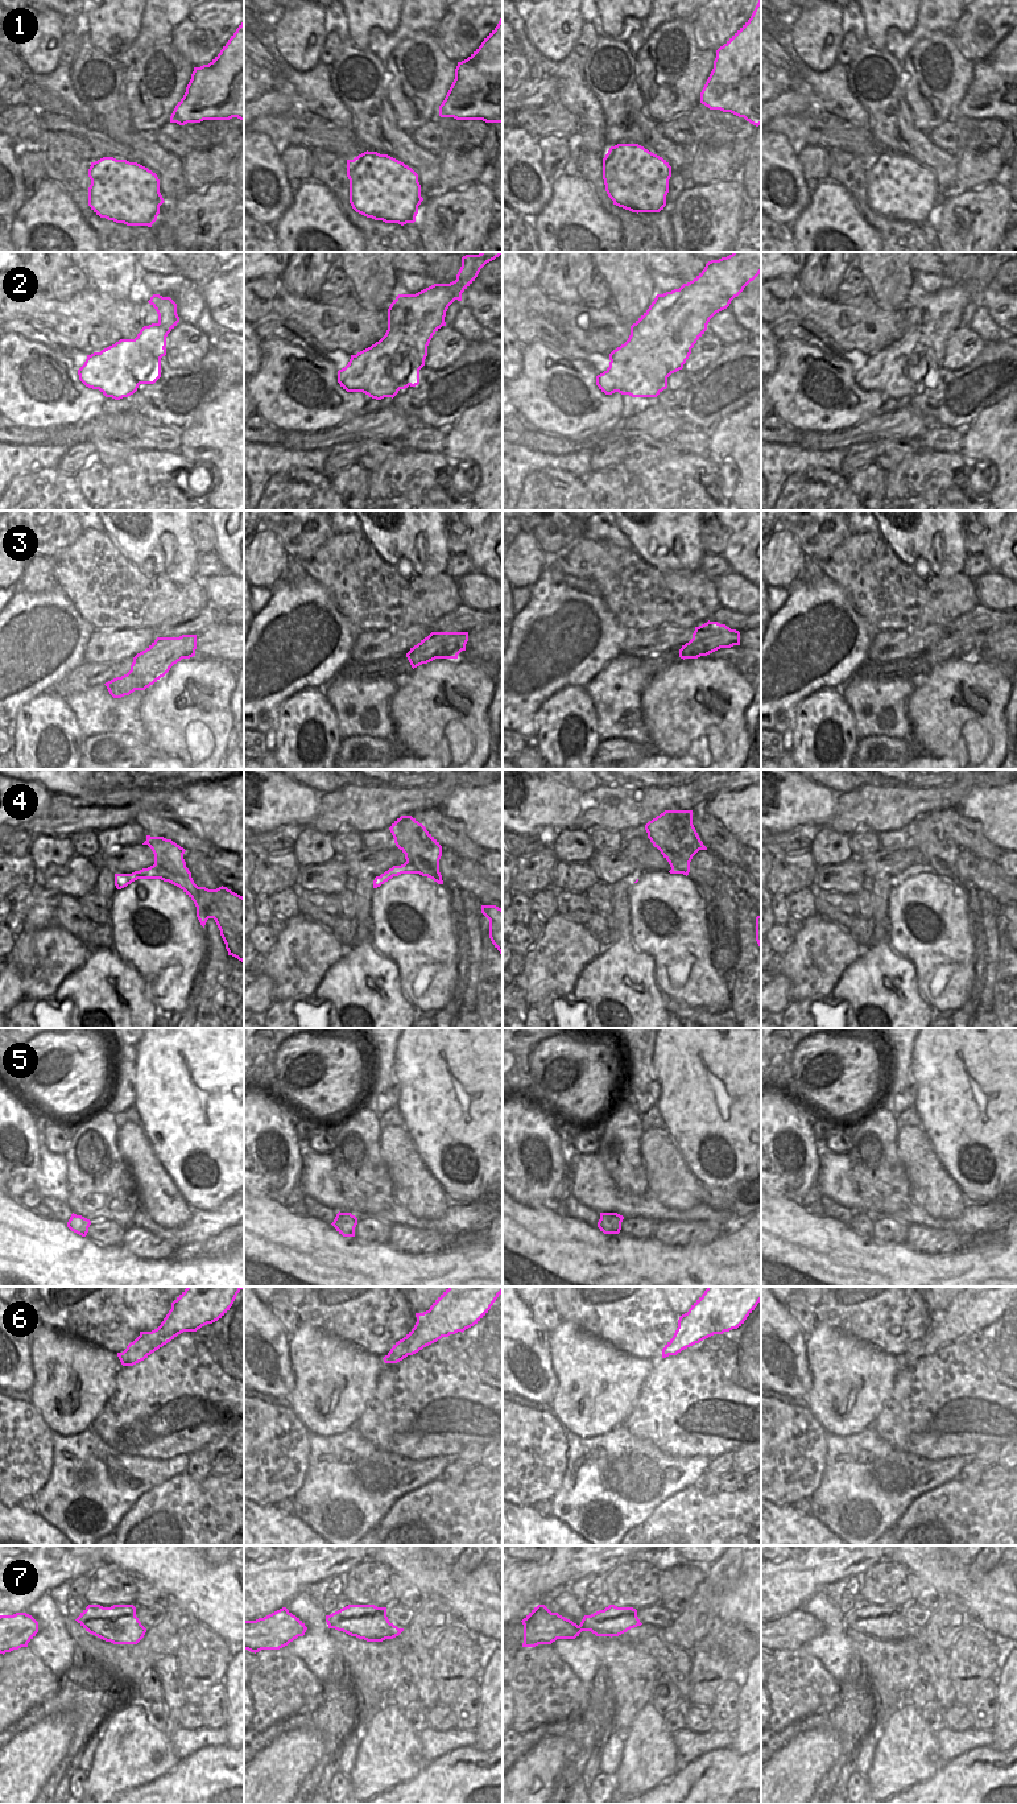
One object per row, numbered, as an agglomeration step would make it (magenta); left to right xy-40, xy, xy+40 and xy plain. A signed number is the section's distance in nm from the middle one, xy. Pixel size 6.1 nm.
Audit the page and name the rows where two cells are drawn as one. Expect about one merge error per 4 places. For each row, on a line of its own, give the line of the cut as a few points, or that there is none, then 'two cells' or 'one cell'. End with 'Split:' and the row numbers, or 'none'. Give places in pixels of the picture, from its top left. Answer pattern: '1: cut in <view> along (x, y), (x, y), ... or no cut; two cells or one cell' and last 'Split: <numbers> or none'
1: no cut; one cell
2: no cut; one cell
3: no cut; one cell
4: no cut; one cell
5: no cut; one cell
6: no cut; one cell
7: no cut; one cell
Split: none

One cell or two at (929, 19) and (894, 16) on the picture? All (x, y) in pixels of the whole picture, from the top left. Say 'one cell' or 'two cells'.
two cells

